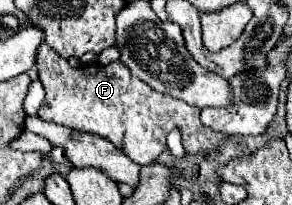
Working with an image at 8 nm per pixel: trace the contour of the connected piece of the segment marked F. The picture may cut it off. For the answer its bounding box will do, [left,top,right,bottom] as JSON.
[36,43,226,165]

